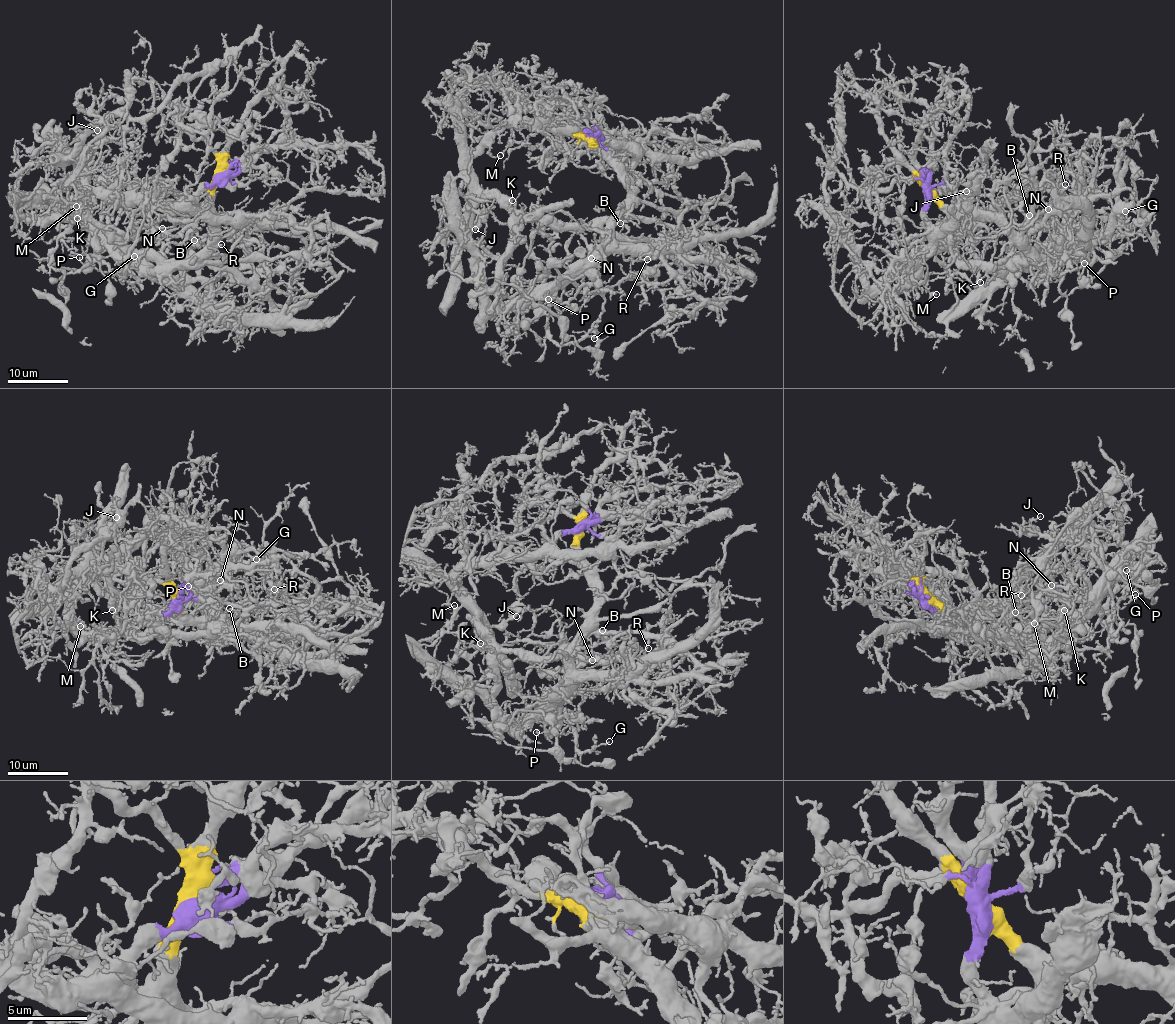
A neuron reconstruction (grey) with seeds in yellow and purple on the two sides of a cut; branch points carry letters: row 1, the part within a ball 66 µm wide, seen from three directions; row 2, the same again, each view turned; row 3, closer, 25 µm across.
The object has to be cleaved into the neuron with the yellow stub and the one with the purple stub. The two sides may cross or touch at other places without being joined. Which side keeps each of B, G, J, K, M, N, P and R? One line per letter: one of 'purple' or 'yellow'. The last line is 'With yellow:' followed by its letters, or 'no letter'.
B: yellow
G: yellow
J: purple
K: purple
M: purple
N: yellow
P: yellow
R: yellow
With yellow: B, G, N, P, R

